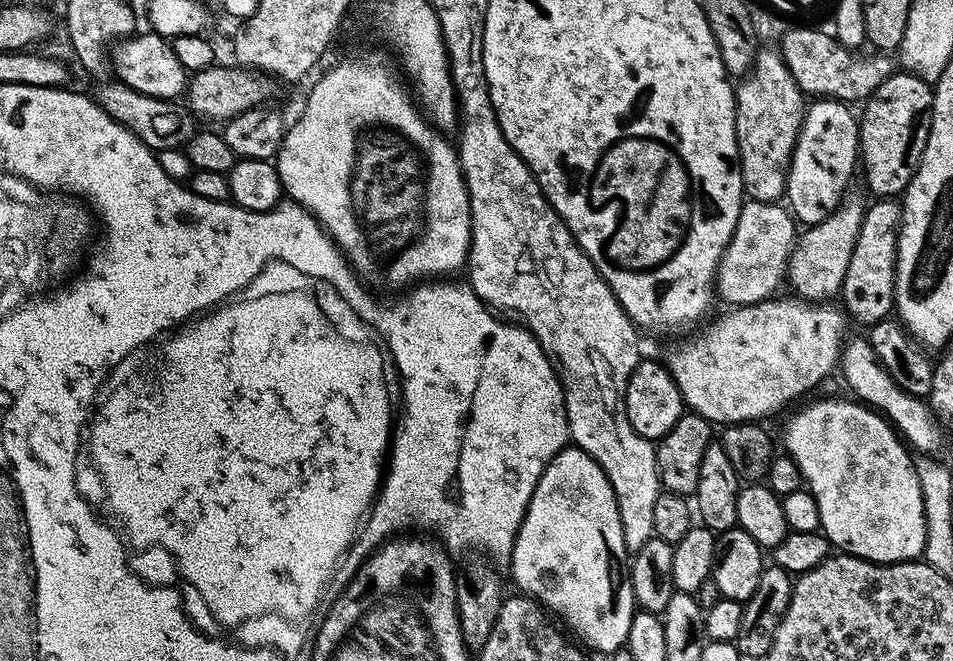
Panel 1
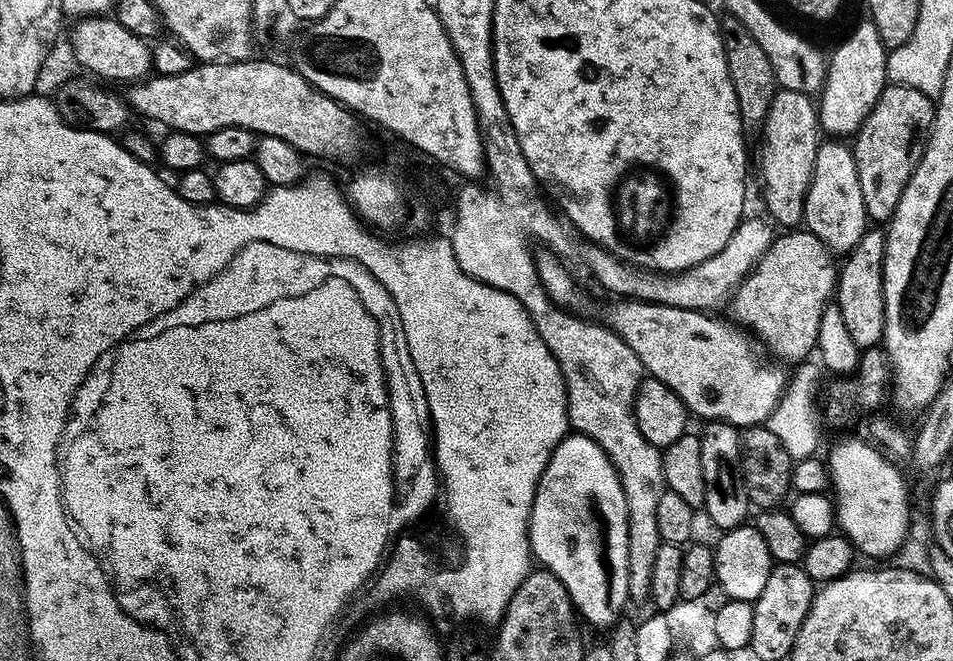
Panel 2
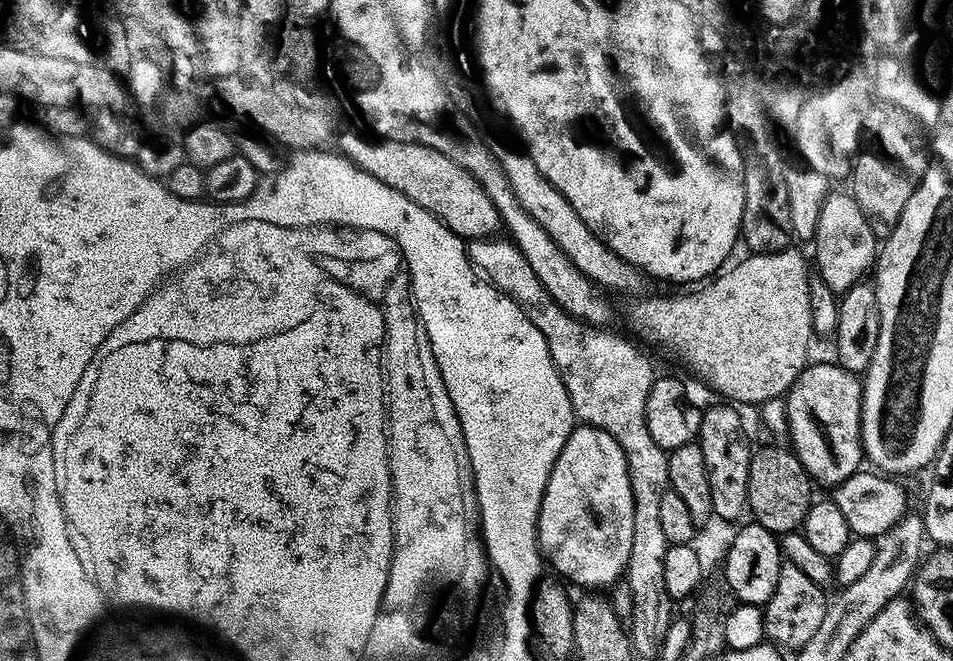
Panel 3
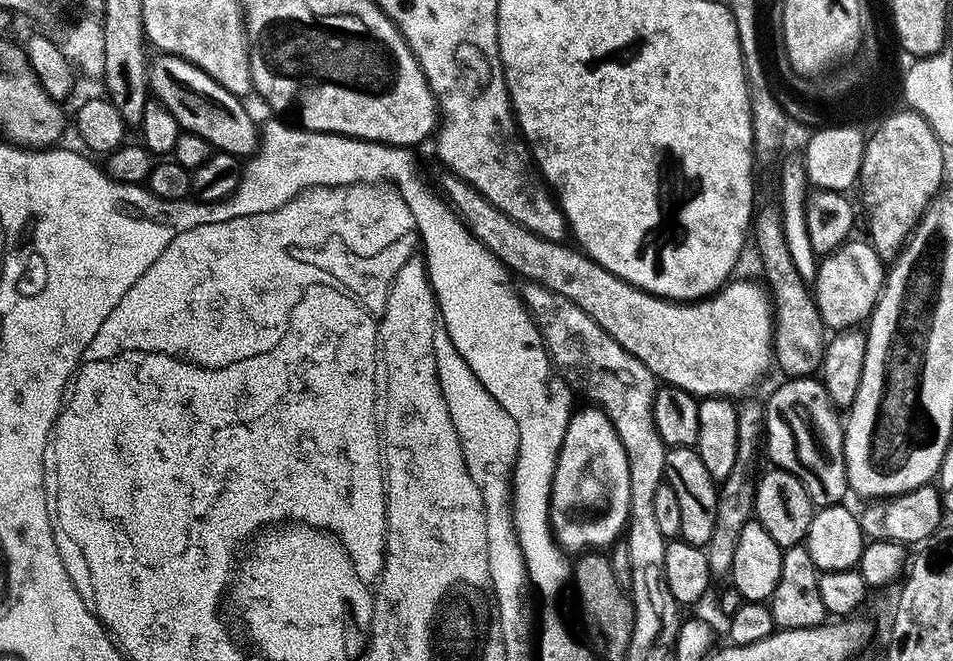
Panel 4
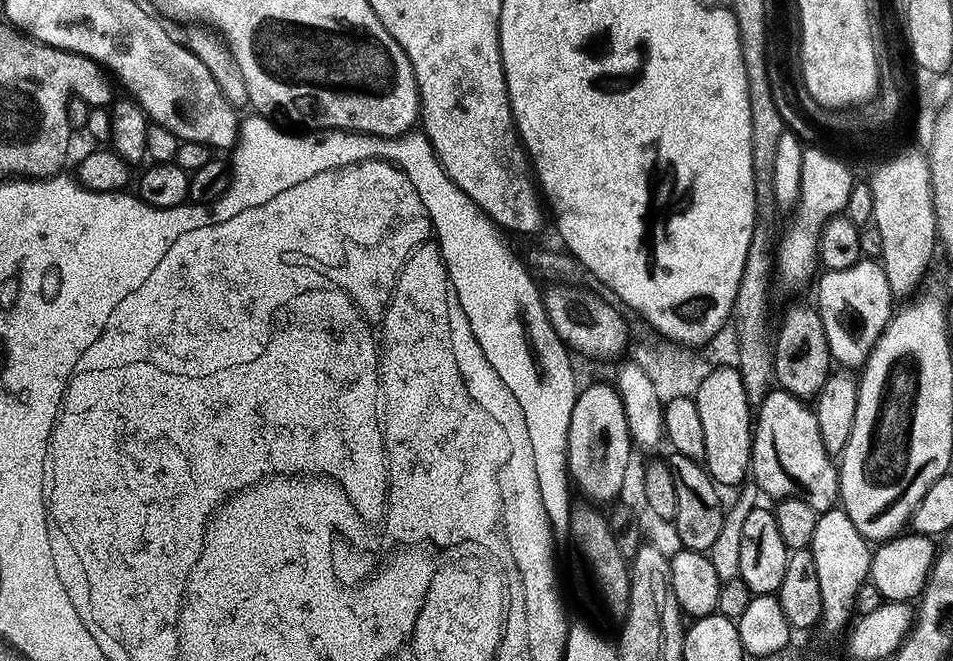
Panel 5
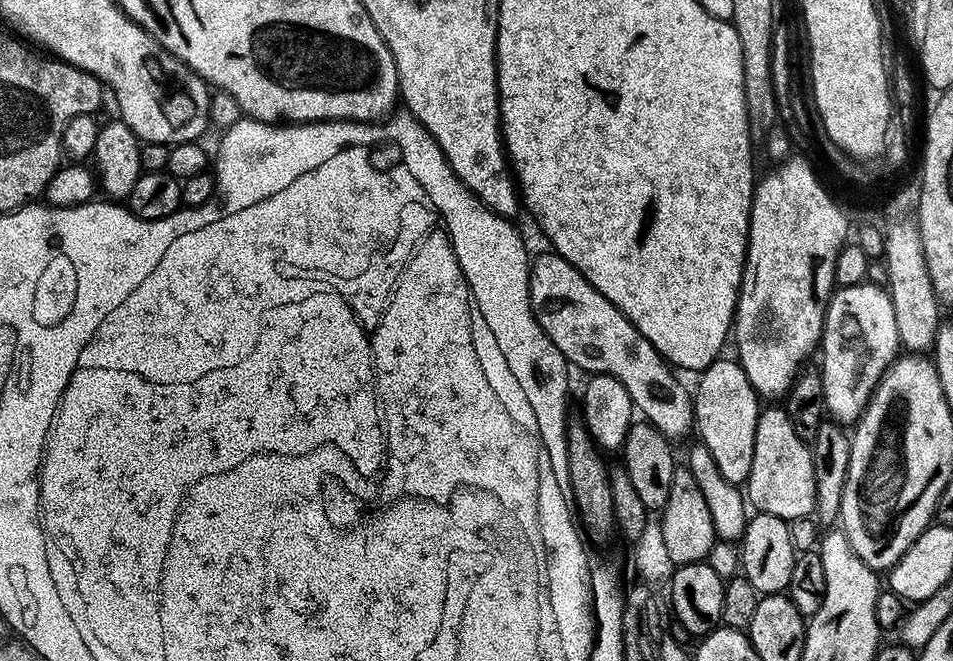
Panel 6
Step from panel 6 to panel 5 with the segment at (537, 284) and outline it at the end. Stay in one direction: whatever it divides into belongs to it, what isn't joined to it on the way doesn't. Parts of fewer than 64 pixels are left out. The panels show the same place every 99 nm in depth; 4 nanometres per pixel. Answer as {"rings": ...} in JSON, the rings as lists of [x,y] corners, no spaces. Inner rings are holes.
{"rings":[[[556,282],[545,287],[542,292],[542,303],[548,315],[546,322],[554,326],[557,341],[564,346],[569,344],[573,353],[585,352],[586,355],[597,356],[600,360],[615,361],[623,357],[630,348],[627,322],[602,297],[572,287],[576,286],[568,282]]]}

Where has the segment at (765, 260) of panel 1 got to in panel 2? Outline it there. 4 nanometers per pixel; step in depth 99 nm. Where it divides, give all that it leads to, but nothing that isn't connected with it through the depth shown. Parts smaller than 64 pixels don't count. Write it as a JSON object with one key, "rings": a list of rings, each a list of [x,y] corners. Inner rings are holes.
{"rings":[[[741,219],[734,234],[726,242],[726,246],[722,246],[722,250],[718,250],[718,254],[714,254],[703,260],[702,263],[682,272],[661,274],[655,270],[637,270],[631,263],[621,259],[619,255],[616,257],[616,254],[613,254],[609,249],[594,243],[587,245],[588,249],[584,252],[584,260],[588,263],[593,278],[606,291],[613,292],[613,297],[639,298],[642,301],[652,301],[655,304],[669,304],[672,308],[716,310],[714,308],[718,307],[723,300],[725,303],[740,287],[744,277],[755,269],[758,261],[768,253],[768,247],[774,239],[773,225],[767,219],[764,219],[765,221],[748,219]]]}

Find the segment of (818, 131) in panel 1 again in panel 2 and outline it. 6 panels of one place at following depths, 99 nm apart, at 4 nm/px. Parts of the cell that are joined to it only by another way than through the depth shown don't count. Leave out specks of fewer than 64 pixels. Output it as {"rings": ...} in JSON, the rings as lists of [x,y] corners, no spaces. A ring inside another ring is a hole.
{"rings":[[[824,142],[816,149],[812,181],[808,184],[808,193],[804,199],[802,224],[828,247],[829,253],[847,254],[864,237],[870,221],[862,202],[862,186],[858,186],[858,170],[852,149],[847,143],[836,143],[840,144]]]}

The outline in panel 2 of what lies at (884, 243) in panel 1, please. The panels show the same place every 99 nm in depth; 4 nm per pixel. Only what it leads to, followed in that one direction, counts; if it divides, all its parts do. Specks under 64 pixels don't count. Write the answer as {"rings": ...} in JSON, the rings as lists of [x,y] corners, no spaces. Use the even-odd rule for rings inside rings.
{"rings":[[[872,226],[864,233],[864,237],[843,257],[844,265],[838,268],[838,279],[834,293],[834,303],[840,308],[842,319],[846,324],[850,337],[861,350],[877,347],[884,339],[886,326],[886,310],[884,309],[884,242],[885,233],[879,227]]]}

